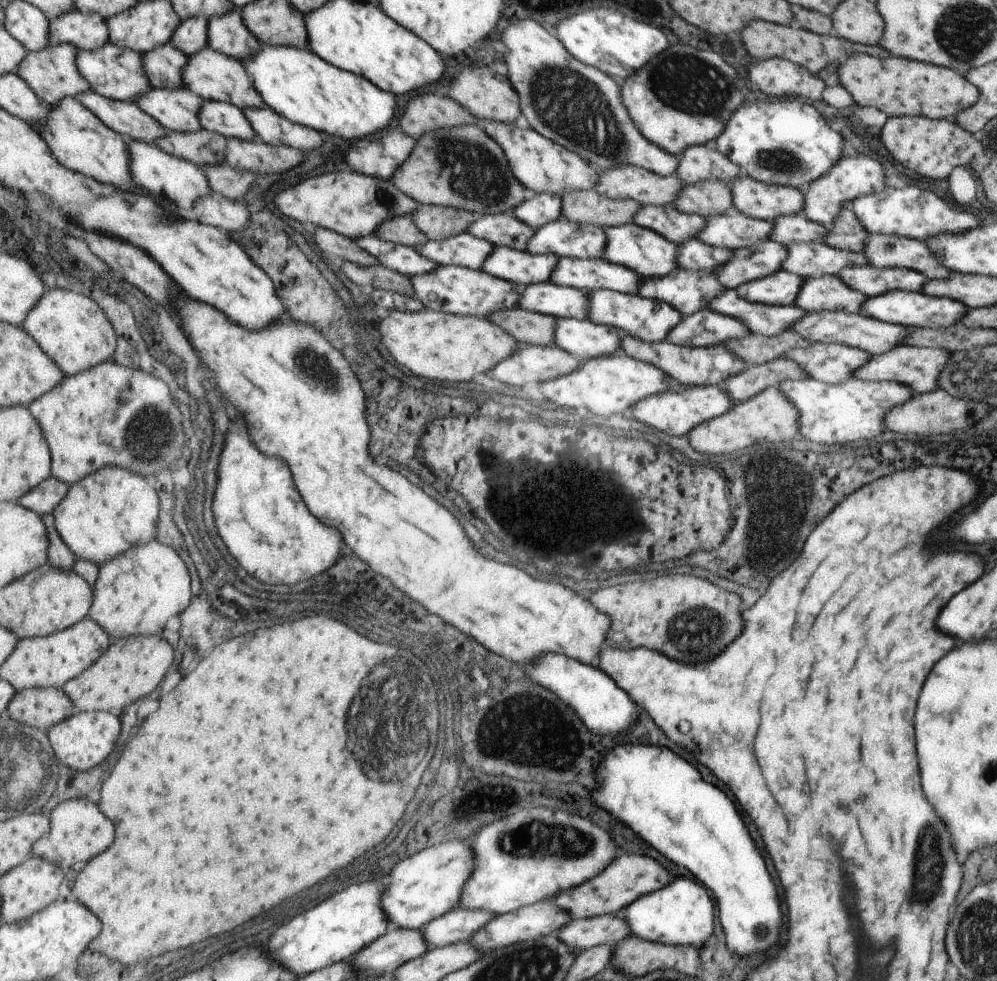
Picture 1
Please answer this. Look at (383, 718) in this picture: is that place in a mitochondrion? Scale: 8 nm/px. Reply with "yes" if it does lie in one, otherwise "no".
yes

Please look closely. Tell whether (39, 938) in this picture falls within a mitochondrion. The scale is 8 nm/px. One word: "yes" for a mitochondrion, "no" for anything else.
no

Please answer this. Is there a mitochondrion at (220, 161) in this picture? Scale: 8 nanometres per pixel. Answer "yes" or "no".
no

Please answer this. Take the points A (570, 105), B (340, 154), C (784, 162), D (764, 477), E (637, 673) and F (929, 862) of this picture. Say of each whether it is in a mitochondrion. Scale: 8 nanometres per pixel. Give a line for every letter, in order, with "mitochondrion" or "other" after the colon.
A: mitochondrion
B: other
C: mitochondrion
D: mitochondrion
E: other
F: mitochondrion

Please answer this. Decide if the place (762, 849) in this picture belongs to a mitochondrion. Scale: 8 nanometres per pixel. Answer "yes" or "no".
no

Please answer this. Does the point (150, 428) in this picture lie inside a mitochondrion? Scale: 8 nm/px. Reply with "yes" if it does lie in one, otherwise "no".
yes

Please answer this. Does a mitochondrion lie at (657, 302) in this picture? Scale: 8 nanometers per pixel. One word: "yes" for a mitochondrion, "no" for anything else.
no

